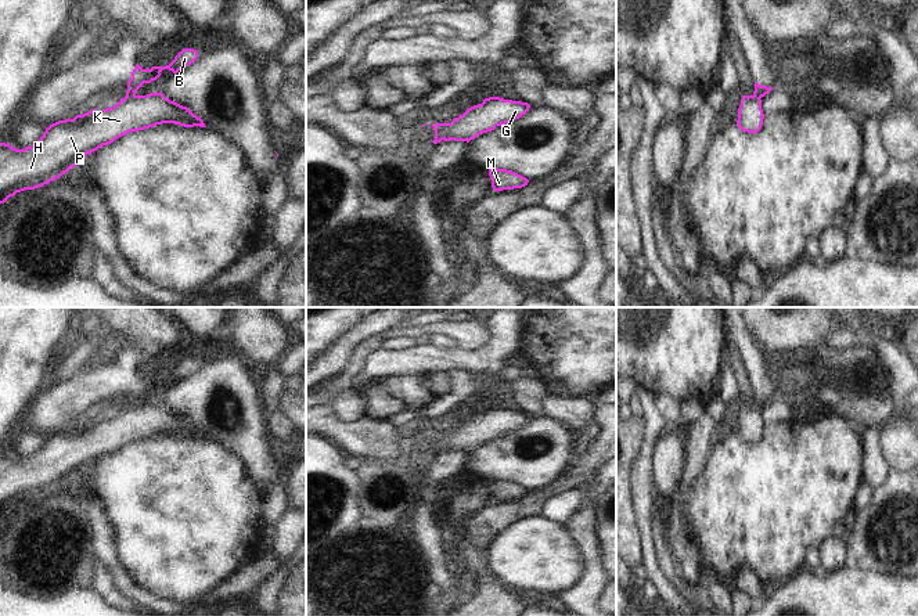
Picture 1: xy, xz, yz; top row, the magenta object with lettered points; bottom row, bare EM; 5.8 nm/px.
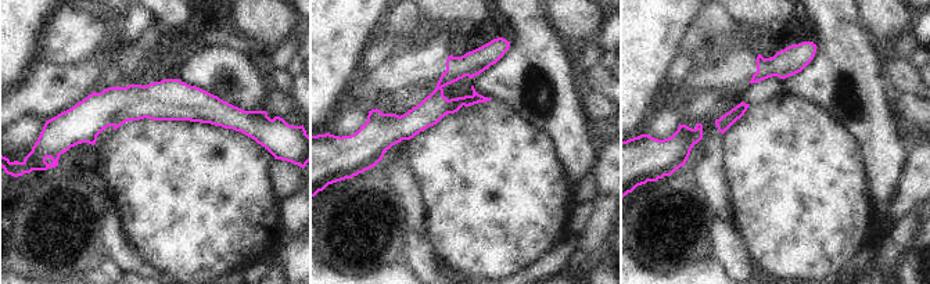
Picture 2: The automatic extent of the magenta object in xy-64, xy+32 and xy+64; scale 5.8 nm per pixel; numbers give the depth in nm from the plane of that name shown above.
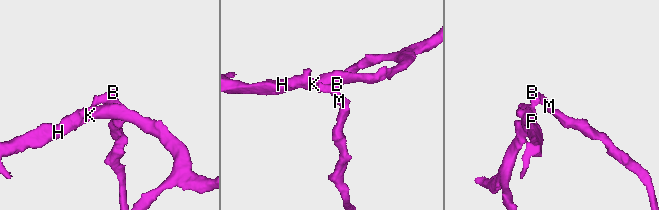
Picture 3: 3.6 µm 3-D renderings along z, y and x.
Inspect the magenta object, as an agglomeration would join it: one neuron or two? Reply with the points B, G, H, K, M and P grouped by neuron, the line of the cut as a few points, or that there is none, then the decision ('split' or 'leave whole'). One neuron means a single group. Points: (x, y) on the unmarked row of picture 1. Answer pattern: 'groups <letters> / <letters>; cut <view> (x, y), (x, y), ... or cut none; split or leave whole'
groups B M / G H K P; cut xy (134, 403), (126, 407); split

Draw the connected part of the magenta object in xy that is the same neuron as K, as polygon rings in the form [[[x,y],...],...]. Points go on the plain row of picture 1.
[[[161,401],[147,406],[132,406],[120,408],[111,418],[97,421],[96,418],[73,429],[58,431],[50,435],[40,450],[24,460],[12,458],[0,453],[0,514],[25,500],[35,500],[60,489],[71,478],[79,475],[86,465],[116,449],[162,433],[174,433],[184,437],[206,437],[204,431],[194,425],[187,417],[166,408]]]

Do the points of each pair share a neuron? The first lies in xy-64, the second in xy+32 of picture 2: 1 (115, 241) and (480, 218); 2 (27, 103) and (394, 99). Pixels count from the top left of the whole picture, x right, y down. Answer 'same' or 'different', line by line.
1: different
2: different

